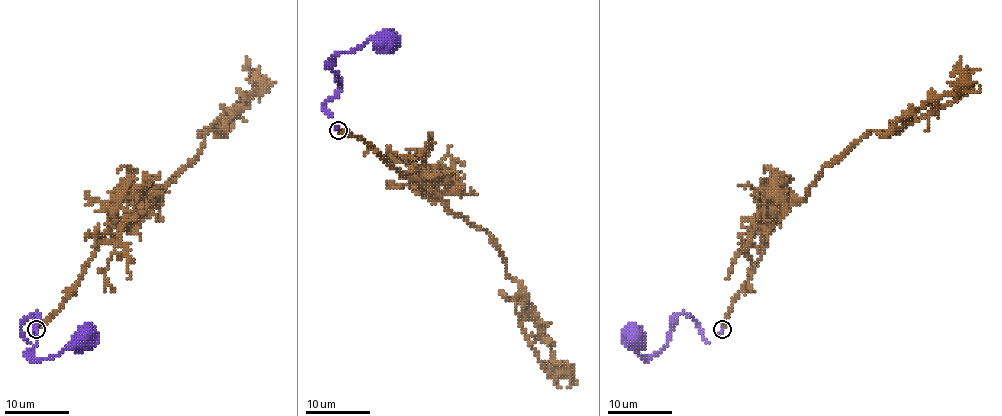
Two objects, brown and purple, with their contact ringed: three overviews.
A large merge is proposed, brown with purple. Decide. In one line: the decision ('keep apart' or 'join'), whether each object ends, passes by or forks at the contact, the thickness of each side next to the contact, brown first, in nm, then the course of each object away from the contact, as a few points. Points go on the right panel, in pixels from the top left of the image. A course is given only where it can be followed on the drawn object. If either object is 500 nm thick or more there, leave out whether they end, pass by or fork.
keep apart | brown ends | purple ends | 300/220 nm | brown via (723, 329), (776, 221), (855, 142), (953, 92), (966, 72), (961, 57) | purple via (723, 329), (707, 342), (697, 323), (679, 314), (668, 343), (647, 360), (633, 347), (639, 340), (634, 339)

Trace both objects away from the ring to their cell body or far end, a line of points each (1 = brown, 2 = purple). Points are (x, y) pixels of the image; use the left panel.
1: (36, 329), (79, 281), (99, 240), (189, 163), (203, 138), (210, 131), (219, 133), (250, 96), (247, 57)
2: (36, 329), (30, 342), (22, 323), (36, 314), (36, 343), (30, 350), (34, 360), (60, 355), (86, 339)

